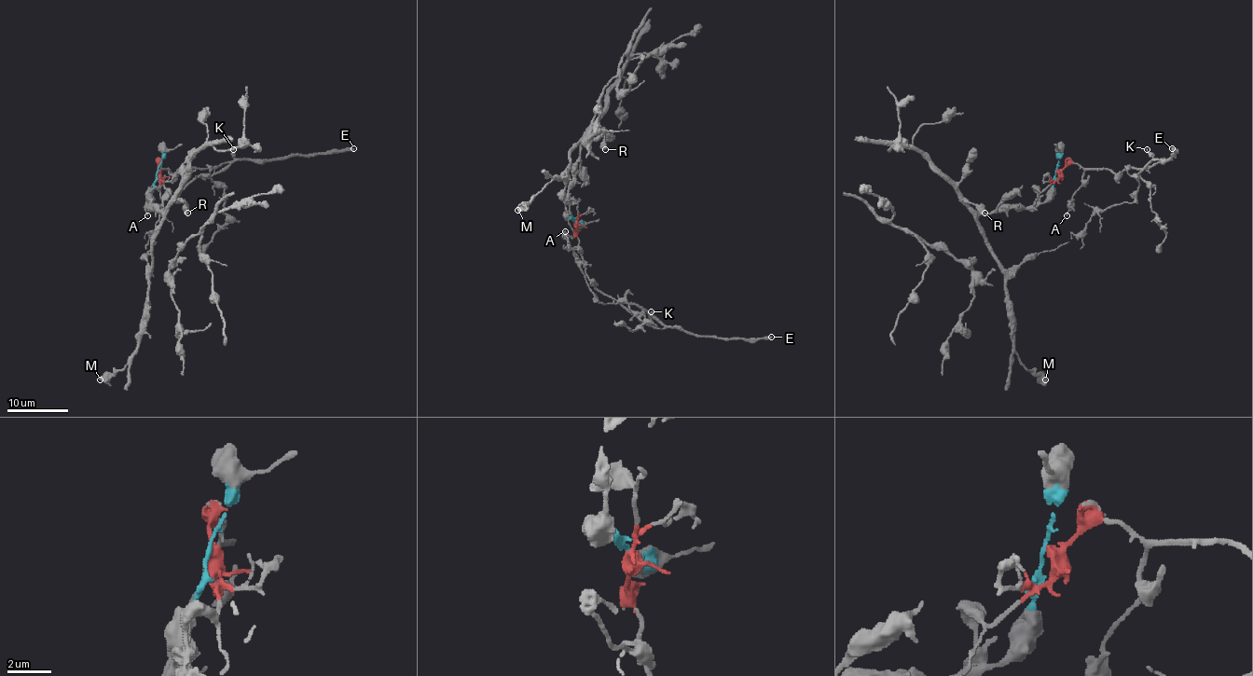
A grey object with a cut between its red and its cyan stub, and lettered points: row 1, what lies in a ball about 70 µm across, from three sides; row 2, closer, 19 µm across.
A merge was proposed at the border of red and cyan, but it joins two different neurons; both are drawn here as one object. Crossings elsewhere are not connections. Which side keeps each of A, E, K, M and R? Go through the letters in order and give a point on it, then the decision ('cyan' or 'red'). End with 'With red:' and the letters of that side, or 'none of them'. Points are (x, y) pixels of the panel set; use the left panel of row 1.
A: (147, 215) | red
E: (353, 148) | red
K: (233, 149) | red
M: (100, 379) | cyan
R: (187, 213) | cyan
With red: A, E, K

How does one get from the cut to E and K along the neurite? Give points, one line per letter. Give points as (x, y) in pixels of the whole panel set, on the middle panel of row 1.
E: (575, 221), (585, 272), (602, 293), (642, 322), (659, 329), (681, 327), (715, 338), (772, 337)
K: (575, 221), (585, 272), (594, 285), (642, 322), (662, 329), (664, 326), (652, 310)

